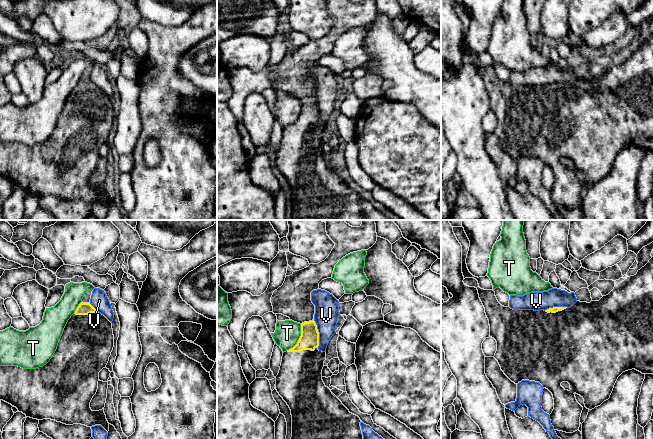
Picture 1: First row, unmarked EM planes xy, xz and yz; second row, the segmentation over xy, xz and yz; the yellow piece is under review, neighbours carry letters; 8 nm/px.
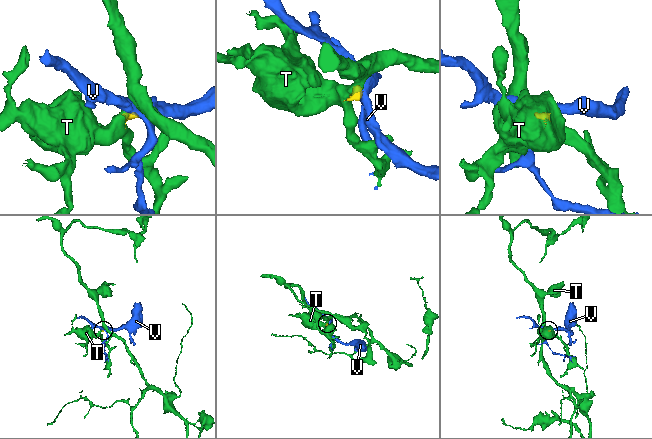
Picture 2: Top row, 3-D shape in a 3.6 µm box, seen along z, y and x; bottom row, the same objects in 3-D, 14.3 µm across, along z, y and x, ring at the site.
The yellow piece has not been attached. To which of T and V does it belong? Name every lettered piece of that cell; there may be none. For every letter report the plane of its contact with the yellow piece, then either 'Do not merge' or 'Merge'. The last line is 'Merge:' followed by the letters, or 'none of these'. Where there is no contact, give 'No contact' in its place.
T: Touches yellow in xz. Do not merge
V: Touches yellow in xz. Do not merge
Merge: none of these

